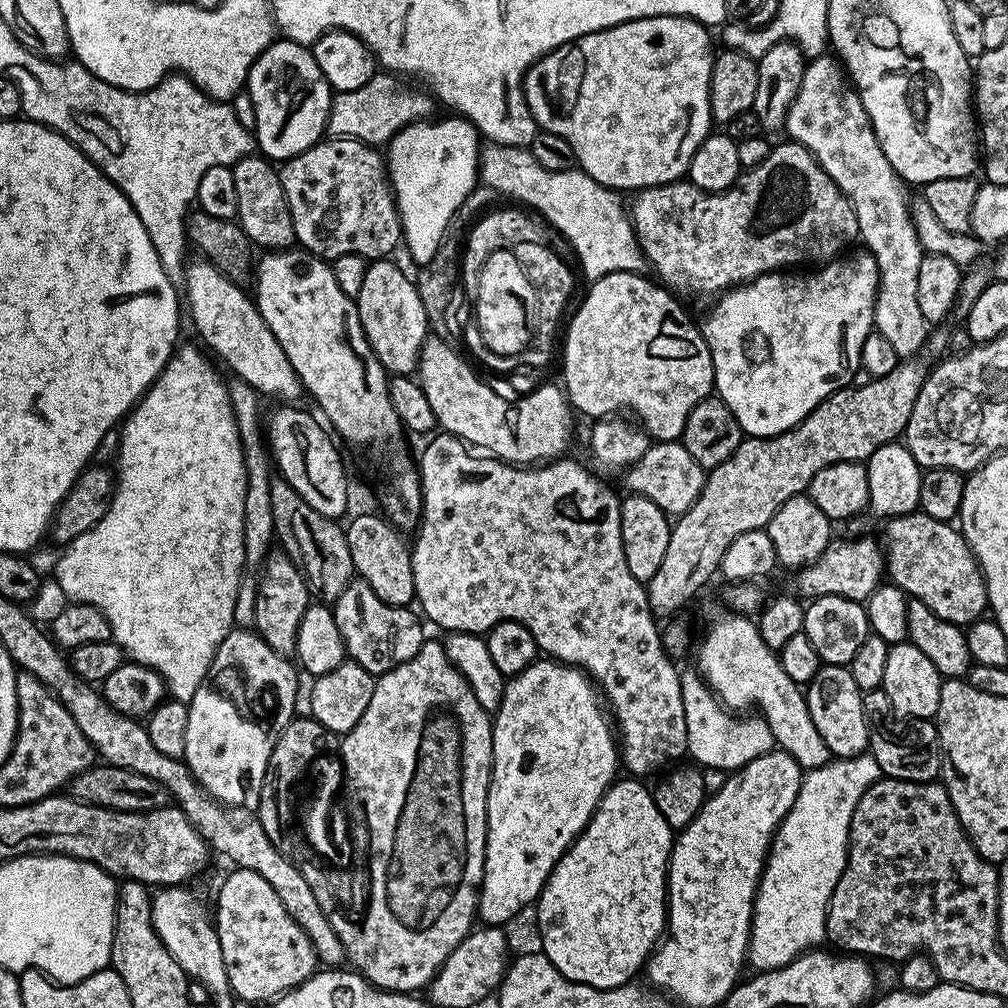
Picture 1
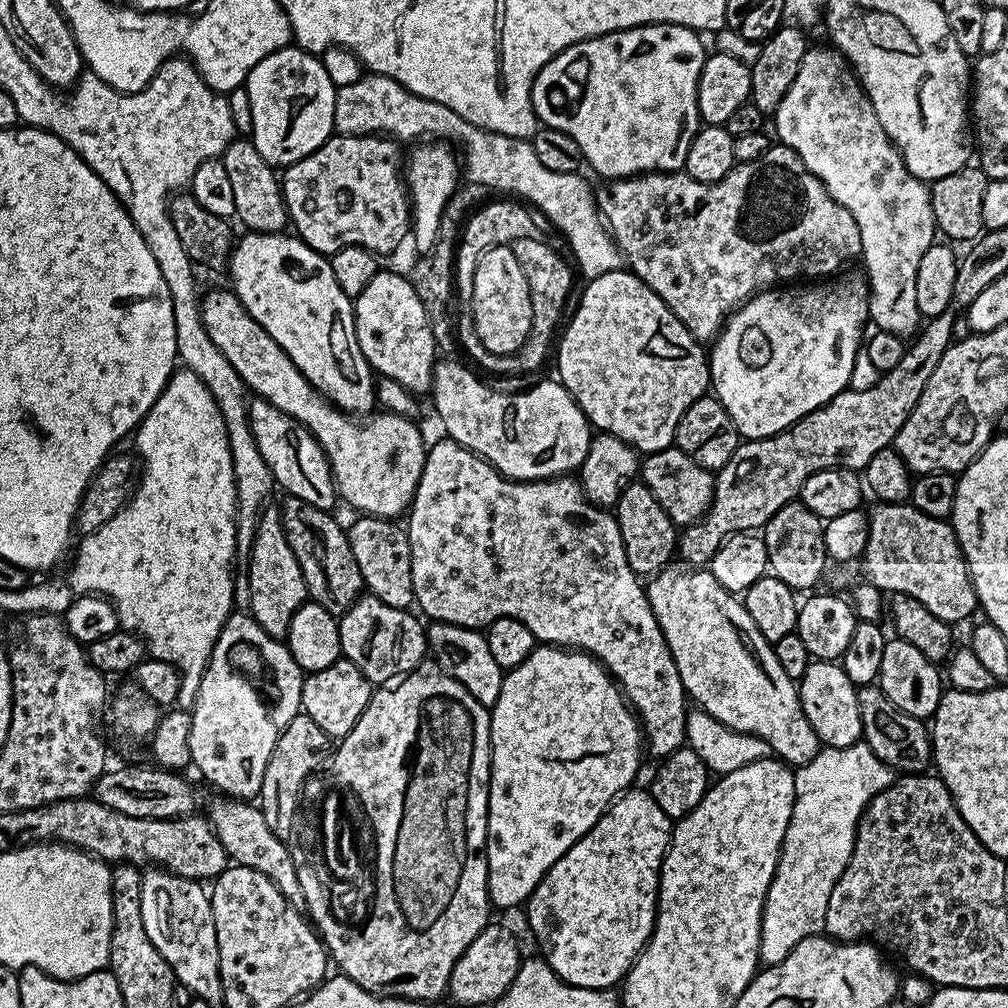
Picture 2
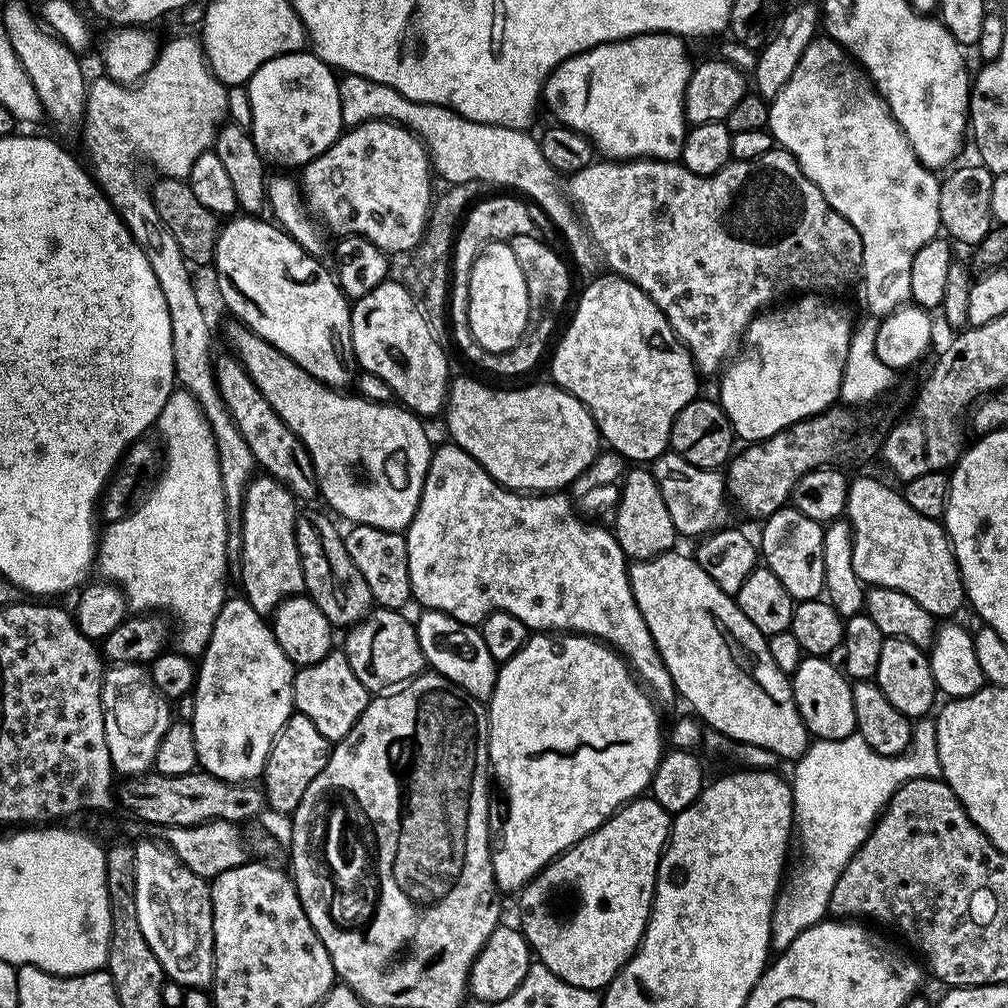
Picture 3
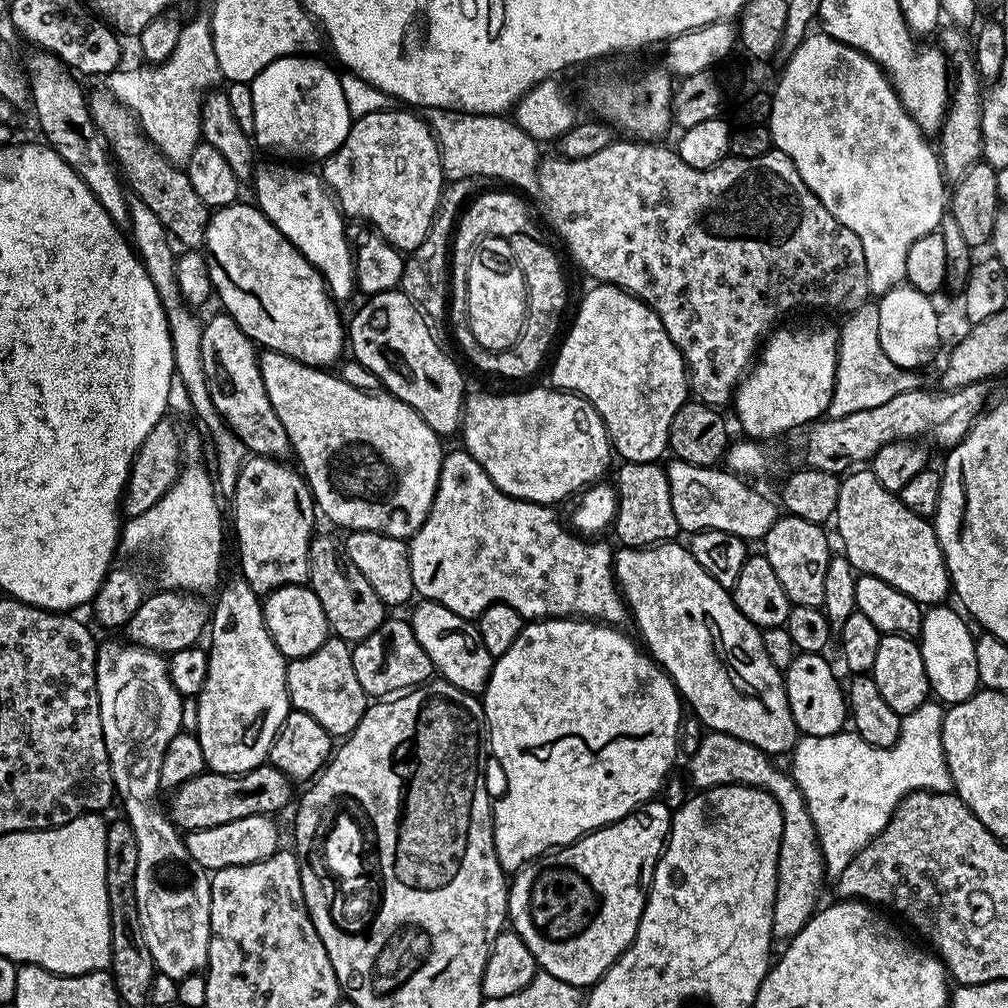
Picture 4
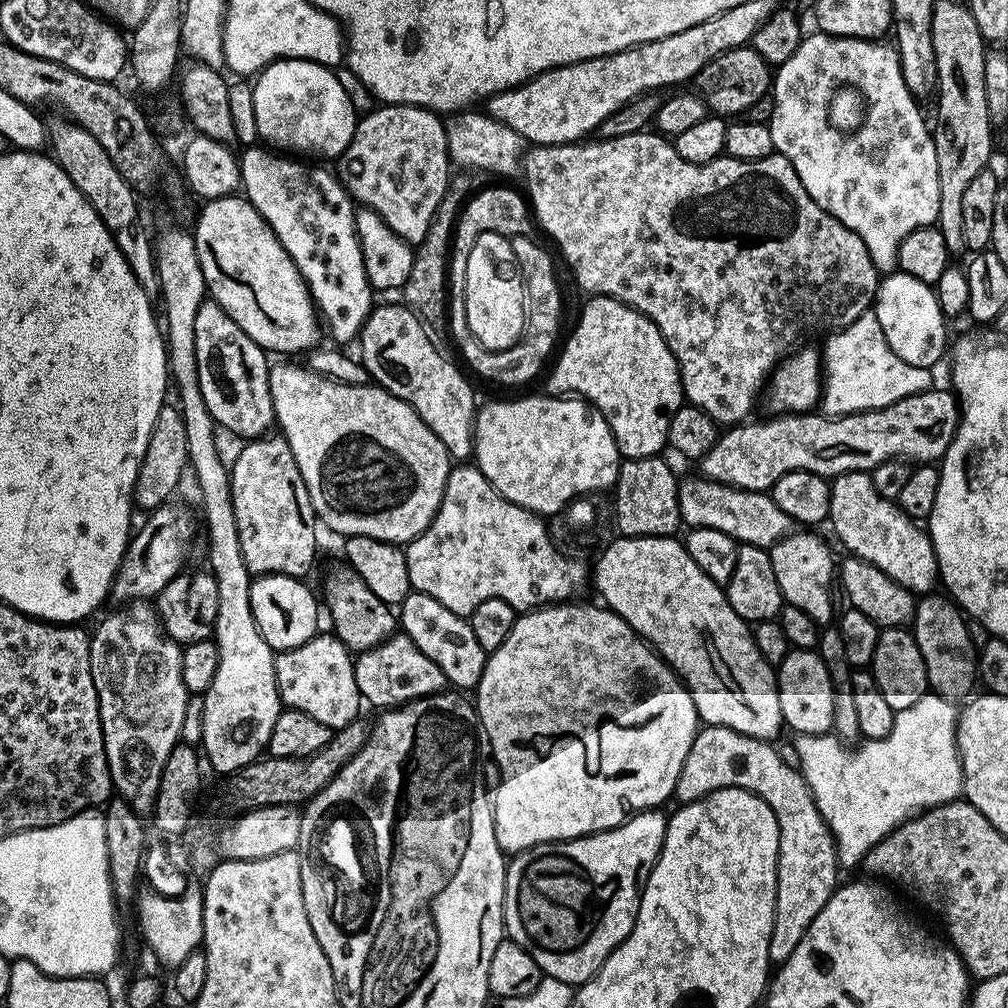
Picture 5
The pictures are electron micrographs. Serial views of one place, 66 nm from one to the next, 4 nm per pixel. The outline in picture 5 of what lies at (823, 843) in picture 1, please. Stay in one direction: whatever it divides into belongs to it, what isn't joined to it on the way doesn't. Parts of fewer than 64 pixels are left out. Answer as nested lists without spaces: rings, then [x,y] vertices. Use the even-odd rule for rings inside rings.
[[[929,690],[925,692],[922,698],[918,698],[918,702],[914,702],[914,706],[910,706],[906,710],[896,713],[894,718],[894,730],[890,730],[890,734],[881,740],[864,740],[861,748],[847,748],[842,741],[836,737],[836,734],[826,736],[802,736],[797,735],[796,739],[796,760],[804,780],[810,786],[810,794],[814,798],[814,802],[818,806],[818,810],[822,814],[822,818],[826,822],[826,826],[832,832],[833,838],[836,840],[836,856],[840,859],[841,869],[848,870],[855,866],[863,865],[864,855],[870,851],[875,844],[882,842],[882,838],[886,838],[897,828],[899,824],[905,820],[919,816],[921,812],[925,812],[927,808],[937,808],[940,804],[949,804],[952,800],[961,799],[964,791],[964,771],[960,765],[960,751],[956,745],[956,717],[958,708],[949,697],[938,696],[935,692]]]

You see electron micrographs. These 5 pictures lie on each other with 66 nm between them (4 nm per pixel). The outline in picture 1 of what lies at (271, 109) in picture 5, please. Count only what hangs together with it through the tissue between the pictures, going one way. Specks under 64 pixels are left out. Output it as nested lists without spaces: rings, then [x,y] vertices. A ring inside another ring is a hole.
[[[276,38],[248,72],[246,90],[254,102],[254,144],[267,159],[283,162],[320,143],[328,126],[333,88],[305,45]]]

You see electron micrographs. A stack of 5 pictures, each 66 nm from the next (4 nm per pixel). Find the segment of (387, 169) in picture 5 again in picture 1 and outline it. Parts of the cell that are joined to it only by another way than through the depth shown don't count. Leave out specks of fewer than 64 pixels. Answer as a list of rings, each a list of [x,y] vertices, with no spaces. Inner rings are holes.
[[[324,138],[310,150],[306,150],[294,158],[283,161],[282,167],[279,169],[280,181],[282,182],[282,190],[286,194],[286,202],[290,206],[290,218],[294,222],[295,243],[299,245],[303,251],[314,254],[320,257],[320,259],[329,262],[336,260],[342,254],[358,254],[359,256],[363,256],[365,260],[371,262],[391,257],[393,255],[392,251],[394,251],[396,247],[398,249],[401,247],[400,215],[396,212],[396,197],[392,191],[392,185],[388,183],[385,157],[381,155],[381,153],[379,156],[376,152],[379,151],[377,151],[373,145],[363,144],[357,140]]]

